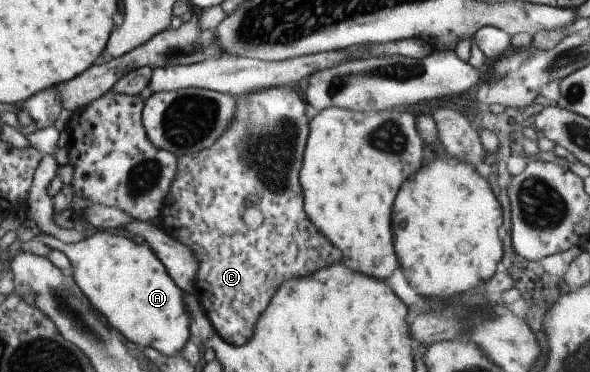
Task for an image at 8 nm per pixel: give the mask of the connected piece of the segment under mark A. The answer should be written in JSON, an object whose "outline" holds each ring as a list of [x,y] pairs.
{"outline":[[[103,230],[95,232],[94,234],[91,234],[90,236],[83,238],[83,240],[79,240],[75,243],[62,243],[58,239],[55,239],[55,237],[46,235],[42,232],[37,235],[37,238],[48,247],[51,247],[55,250],[60,250],[65,254],[70,264],[70,276],[73,279],[73,282],[77,285],[77,288],[79,288],[79,290],[84,294],[84,297],[87,298],[87,300],[90,302],[90,305],[96,310],[96,312],[103,316],[104,320],[107,321],[107,324],[112,326],[117,333],[121,334],[121,336],[124,336],[129,342],[136,344],[137,347],[148,347],[155,349],[162,355],[175,355],[178,354],[182,346],[189,341],[190,332],[188,328],[188,314],[183,306],[182,290],[179,290],[179,288],[177,288],[177,286],[171,282],[171,278],[165,274],[165,268],[161,266],[161,262],[159,262],[159,260],[153,256],[153,251],[145,243],[143,243],[141,246],[138,246],[133,244],[133,241],[129,237],[124,236],[120,232],[105,232]]]}

